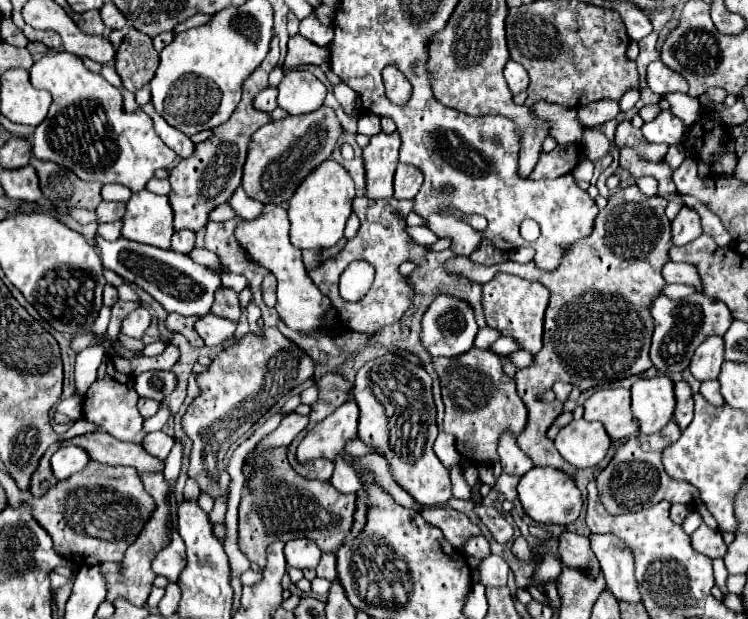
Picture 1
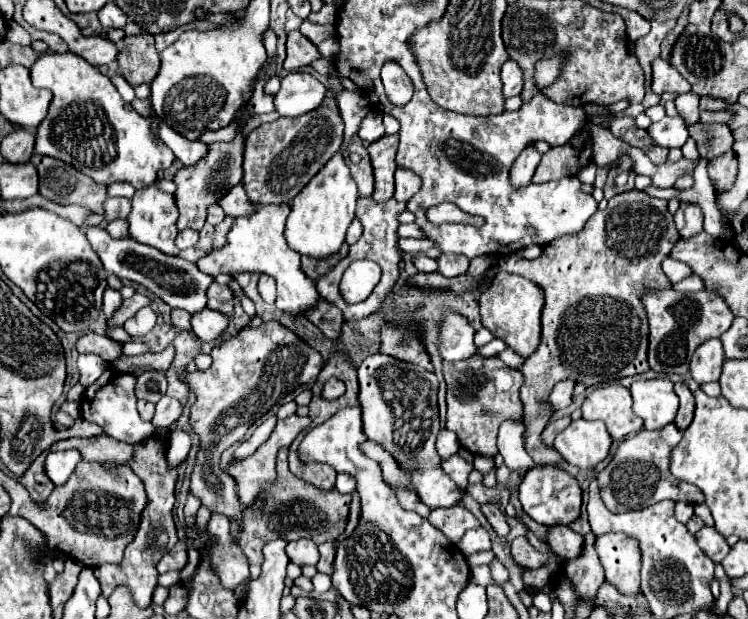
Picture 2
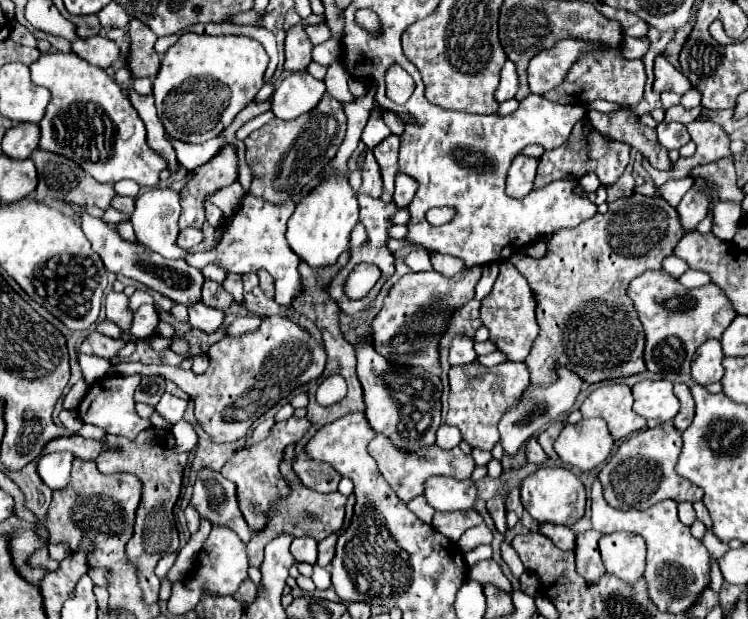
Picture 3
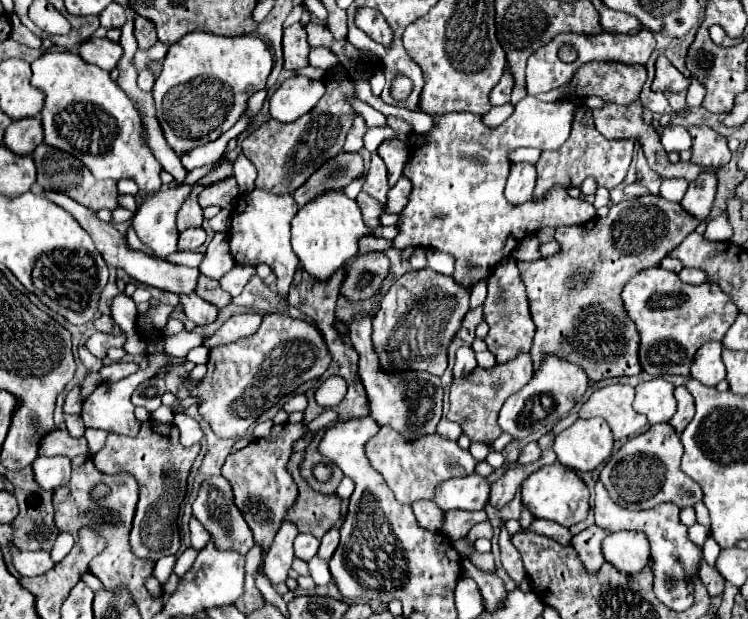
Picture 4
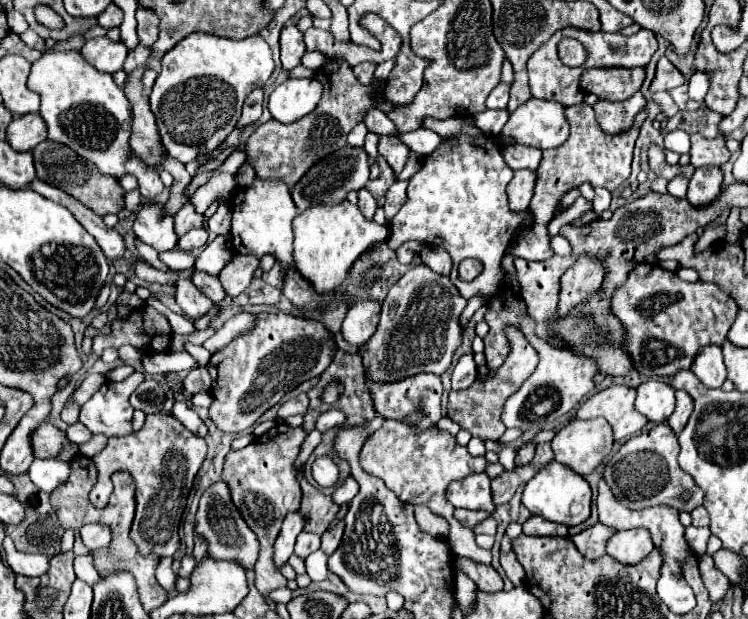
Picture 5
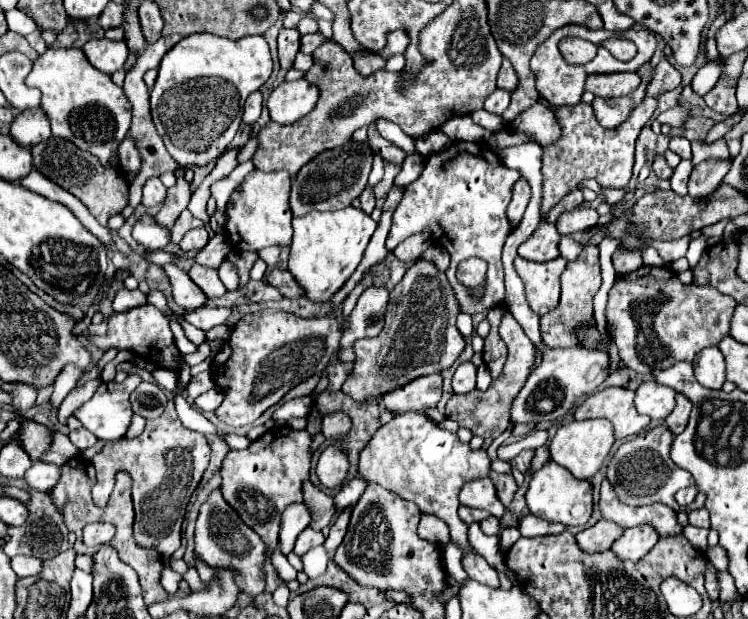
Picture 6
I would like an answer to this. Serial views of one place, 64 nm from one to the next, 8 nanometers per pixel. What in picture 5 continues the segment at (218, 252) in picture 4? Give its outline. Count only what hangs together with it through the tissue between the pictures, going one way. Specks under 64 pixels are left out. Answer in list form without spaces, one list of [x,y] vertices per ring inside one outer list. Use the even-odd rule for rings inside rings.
[[[216,236],[216,238],[196,256],[194,268],[218,276],[220,270],[226,266],[226,262],[232,258],[232,252],[234,252],[232,240],[228,240],[228,236]]]

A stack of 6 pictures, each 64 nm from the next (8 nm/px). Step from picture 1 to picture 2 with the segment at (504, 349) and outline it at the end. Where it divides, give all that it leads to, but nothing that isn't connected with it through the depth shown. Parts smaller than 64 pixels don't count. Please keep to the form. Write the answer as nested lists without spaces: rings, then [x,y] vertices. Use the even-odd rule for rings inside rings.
[[[494,338],[494,340],[490,340],[488,344],[480,346],[480,348],[476,350],[476,354],[480,354],[480,356],[488,358],[488,356],[496,356],[496,354],[498,354],[498,352],[502,352],[504,348],[506,348],[506,344],[504,344],[504,342],[500,342],[498,338]]]

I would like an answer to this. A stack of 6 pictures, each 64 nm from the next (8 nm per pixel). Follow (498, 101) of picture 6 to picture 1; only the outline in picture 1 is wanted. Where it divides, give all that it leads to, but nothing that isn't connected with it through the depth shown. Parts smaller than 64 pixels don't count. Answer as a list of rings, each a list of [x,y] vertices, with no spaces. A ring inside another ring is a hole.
[[[508,60],[506,66],[504,66],[504,78],[508,82],[508,88],[512,94],[518,94],[522,90],[526,90],[528,86],[528,72],[524,70],[522,64],[514,62],[514,60]]]

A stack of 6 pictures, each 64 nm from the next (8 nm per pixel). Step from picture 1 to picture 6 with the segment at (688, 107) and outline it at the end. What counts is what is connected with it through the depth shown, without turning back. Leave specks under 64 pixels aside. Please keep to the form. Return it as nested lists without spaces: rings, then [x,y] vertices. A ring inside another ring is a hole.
[[[718,56],[716,60],[710,60],[704,68],[698,70],[698,74],[694,76],[692,80],[692,88],[696,94],[704,96],[710,92],[710,88],[716,84],[716,80],[722,76],[722,70],[724,70],[724,58]]]

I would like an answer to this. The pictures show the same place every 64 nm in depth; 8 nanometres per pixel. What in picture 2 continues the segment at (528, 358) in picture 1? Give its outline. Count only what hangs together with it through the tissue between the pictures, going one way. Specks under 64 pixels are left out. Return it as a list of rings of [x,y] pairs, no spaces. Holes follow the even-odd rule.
[[[509,348],[499,353],[497,356],[499,356],[499,358],[511,368],[517,368],[521,366],[525,360]]]

